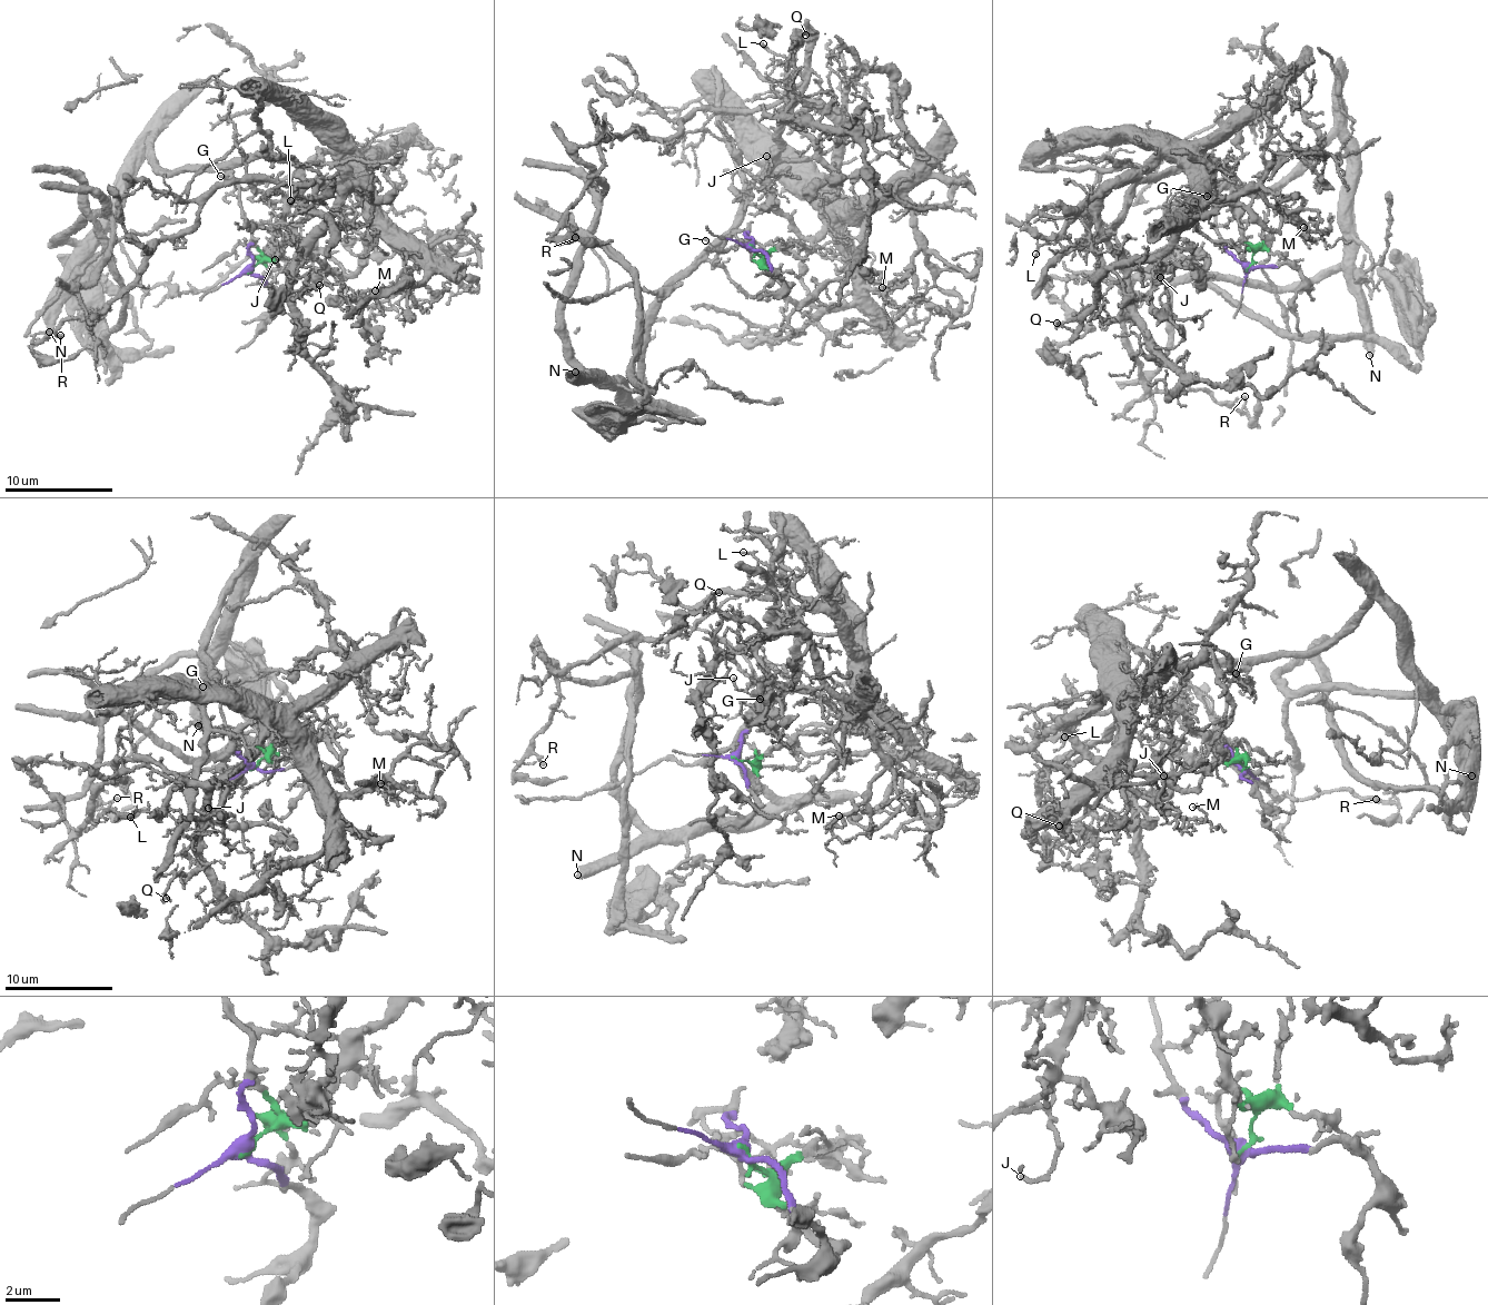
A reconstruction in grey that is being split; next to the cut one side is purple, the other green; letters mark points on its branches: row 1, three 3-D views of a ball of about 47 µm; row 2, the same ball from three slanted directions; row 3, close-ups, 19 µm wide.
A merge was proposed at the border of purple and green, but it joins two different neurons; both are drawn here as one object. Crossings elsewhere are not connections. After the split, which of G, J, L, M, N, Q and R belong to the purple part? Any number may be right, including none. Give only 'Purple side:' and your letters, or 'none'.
Purple side: G, N

